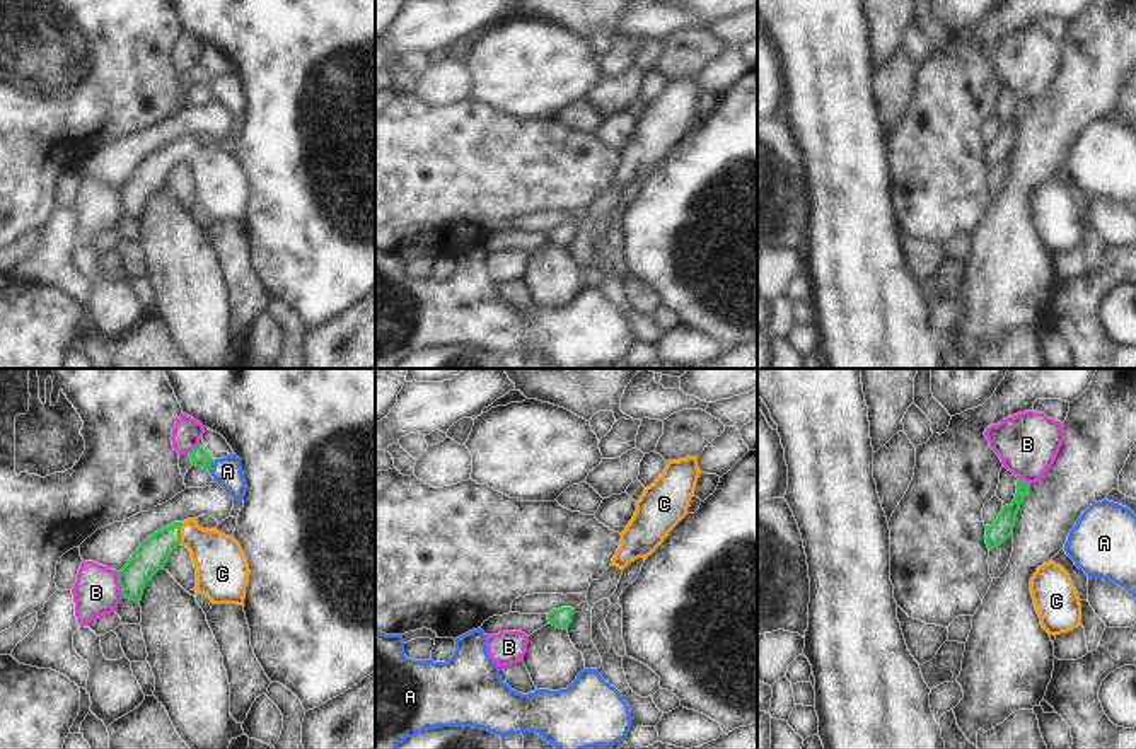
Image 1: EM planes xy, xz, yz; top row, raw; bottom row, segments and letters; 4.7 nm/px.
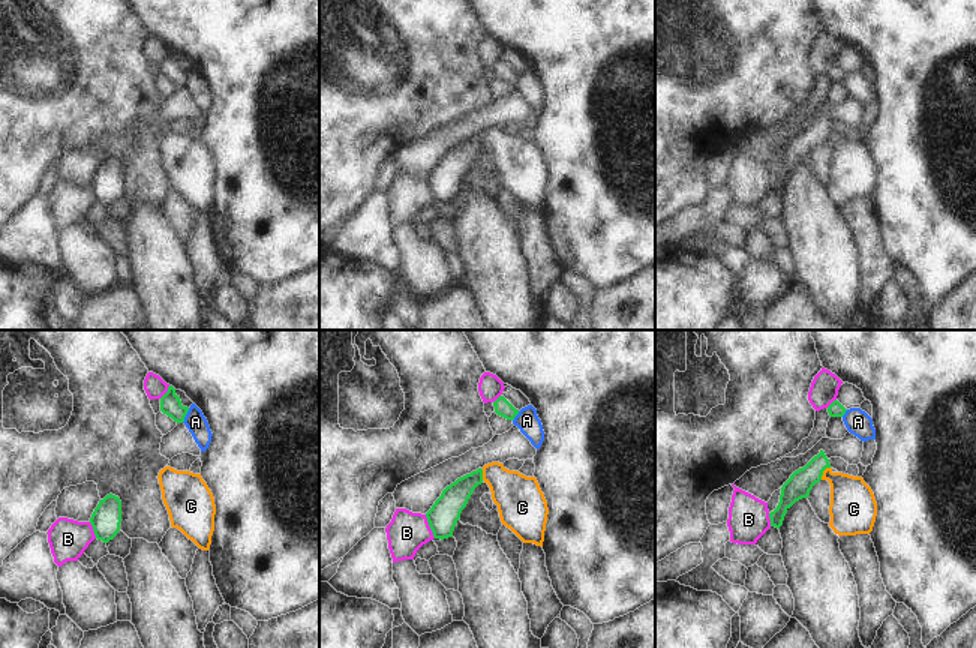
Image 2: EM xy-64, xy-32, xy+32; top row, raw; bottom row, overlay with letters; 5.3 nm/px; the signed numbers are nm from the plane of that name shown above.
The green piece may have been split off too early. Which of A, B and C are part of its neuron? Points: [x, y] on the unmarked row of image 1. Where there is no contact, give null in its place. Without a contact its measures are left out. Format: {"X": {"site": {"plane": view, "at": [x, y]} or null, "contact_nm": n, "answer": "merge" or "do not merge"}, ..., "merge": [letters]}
{"A": {"site": {"plane": "xy", "at": [210, 82]}, "contact_nm": 50, "answer": "do not merge"}, "B": {"site": {"plane": "xy", "at": [120, 202]}, "contact_nm": 120, "answer": "do not merge"}, "C": {"site": {"plane": "xy", "at": [179, 152]}, "contact_nm": 110, "answer": "merge"}, "merge": ["C"]}

